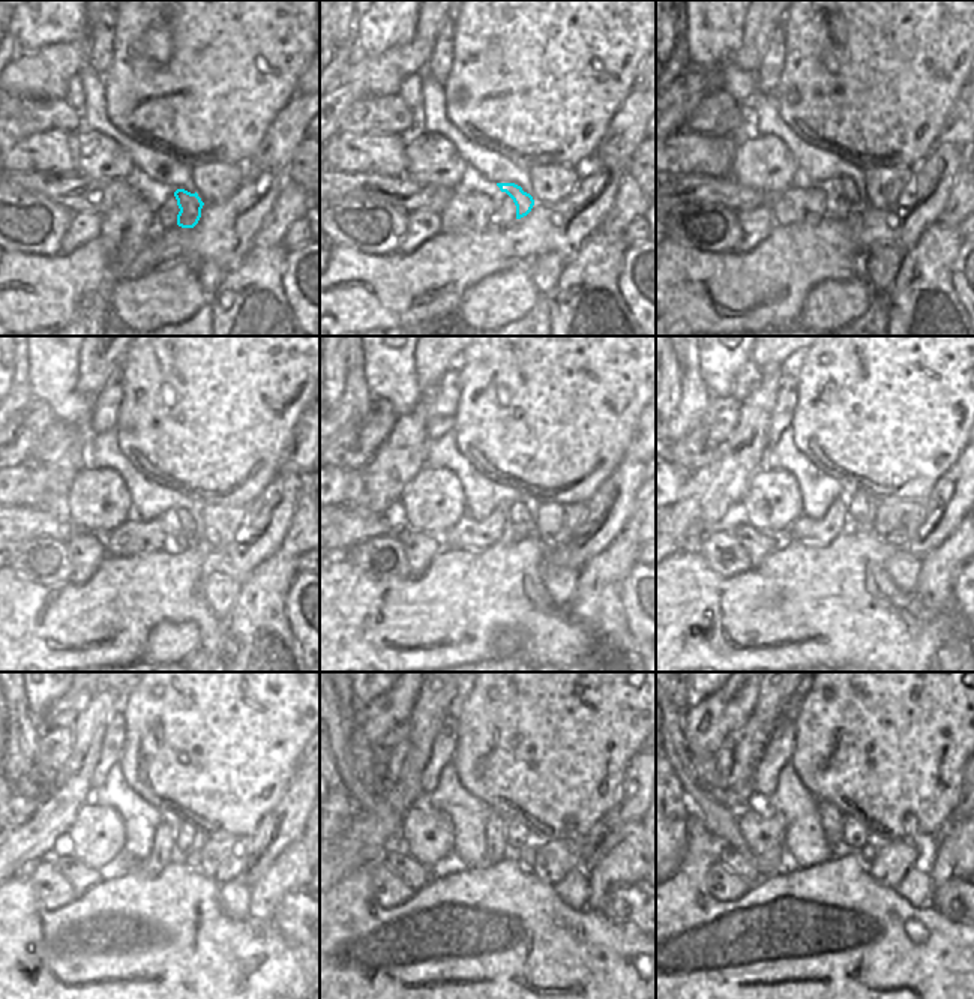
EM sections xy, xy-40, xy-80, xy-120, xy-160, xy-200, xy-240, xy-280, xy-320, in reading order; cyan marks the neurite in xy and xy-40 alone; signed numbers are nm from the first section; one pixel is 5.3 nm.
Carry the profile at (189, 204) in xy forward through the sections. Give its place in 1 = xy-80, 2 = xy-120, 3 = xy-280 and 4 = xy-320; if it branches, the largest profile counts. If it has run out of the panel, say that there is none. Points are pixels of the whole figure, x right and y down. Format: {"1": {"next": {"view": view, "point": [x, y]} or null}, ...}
{"1": {"next": {"view": "xy-80", "point": [859, 200]}}, "2": {"next": {"view": "xy-120", "point": [180, 522]}}, "3": {"next": {"view": "xy-280", "point": [518, 834]}}, "4": {"next": {"view": "xy-320", "point": [854, 834]}}}

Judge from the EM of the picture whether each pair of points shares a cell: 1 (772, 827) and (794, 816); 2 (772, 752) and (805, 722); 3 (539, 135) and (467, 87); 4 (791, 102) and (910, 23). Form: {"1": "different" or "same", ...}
{"1": "different", "2": "different", "3": "same", "4": "same"}

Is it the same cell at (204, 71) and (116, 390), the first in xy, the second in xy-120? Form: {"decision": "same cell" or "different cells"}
{"decision": "different cells"}

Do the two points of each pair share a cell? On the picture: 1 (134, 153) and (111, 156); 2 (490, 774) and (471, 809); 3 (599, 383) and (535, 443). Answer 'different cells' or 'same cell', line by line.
1: different cells
2: different cells
3: same cell

